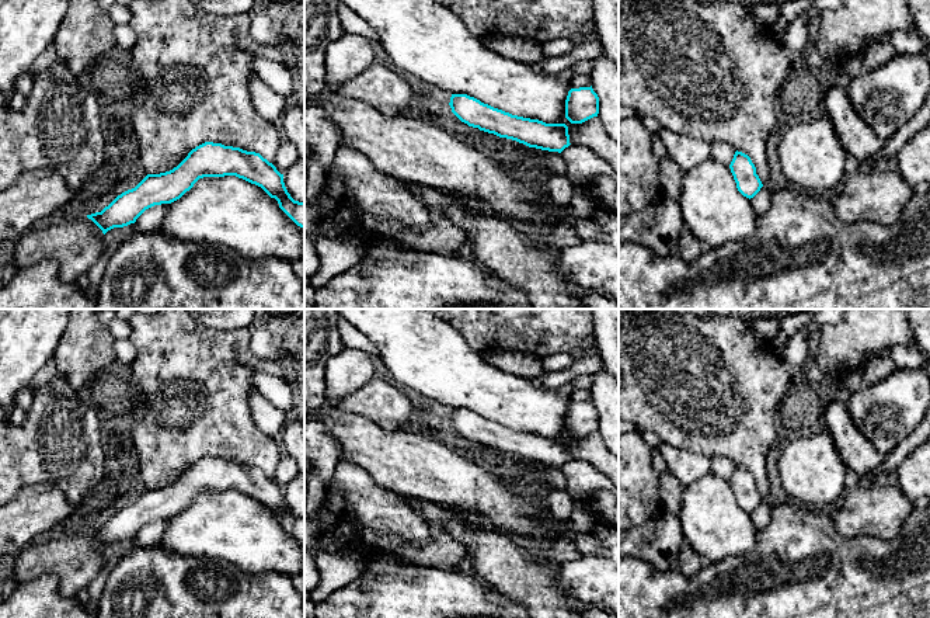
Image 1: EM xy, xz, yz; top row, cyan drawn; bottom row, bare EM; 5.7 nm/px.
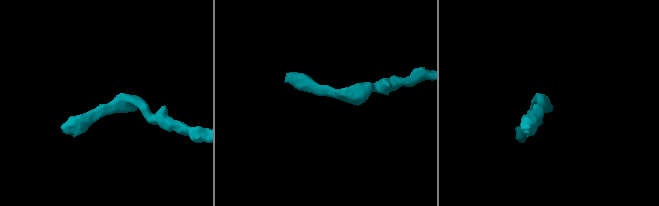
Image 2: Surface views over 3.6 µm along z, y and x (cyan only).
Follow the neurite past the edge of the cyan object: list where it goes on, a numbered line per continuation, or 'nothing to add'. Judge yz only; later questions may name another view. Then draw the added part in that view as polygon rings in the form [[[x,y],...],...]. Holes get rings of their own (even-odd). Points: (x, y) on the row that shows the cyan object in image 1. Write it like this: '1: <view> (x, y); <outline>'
nothing to add

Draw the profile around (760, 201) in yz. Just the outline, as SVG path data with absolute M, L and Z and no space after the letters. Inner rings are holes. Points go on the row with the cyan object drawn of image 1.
M763 185L760 191L753 198L750 198L750 205L757 215L762 215L767 211L771 201L771 192L771 190Z

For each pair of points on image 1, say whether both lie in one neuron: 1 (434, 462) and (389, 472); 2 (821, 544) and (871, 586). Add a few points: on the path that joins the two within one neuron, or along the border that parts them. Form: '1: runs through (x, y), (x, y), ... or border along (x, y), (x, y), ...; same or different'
1: runs through (422, 465), (400, 465); same
2: runs through (833, 552), (859, 577); same

